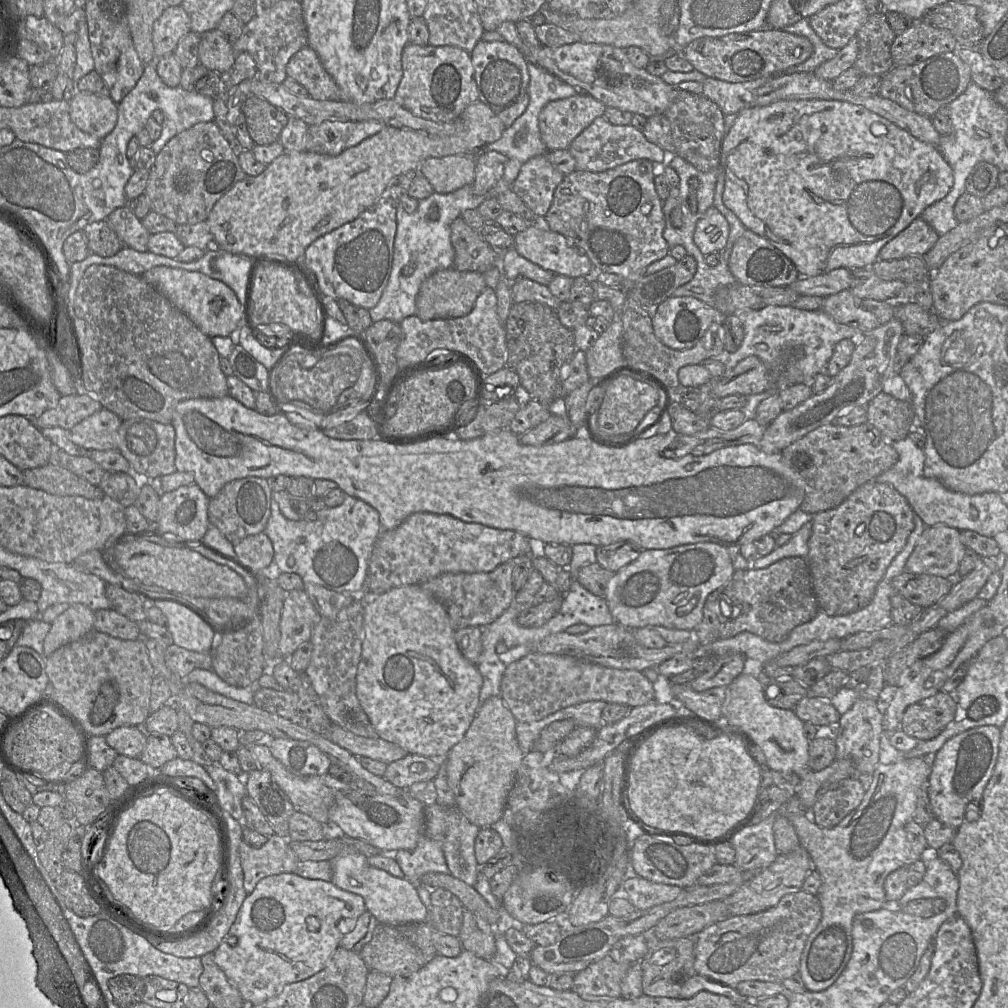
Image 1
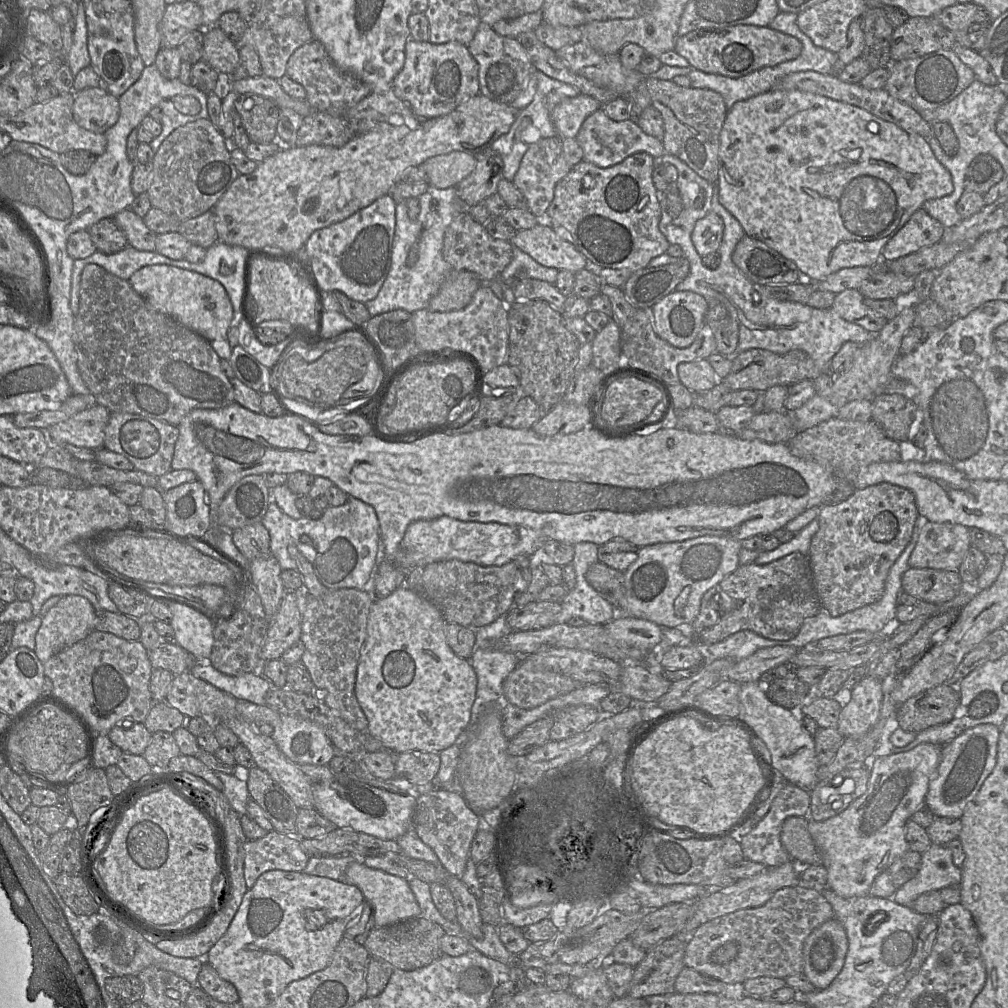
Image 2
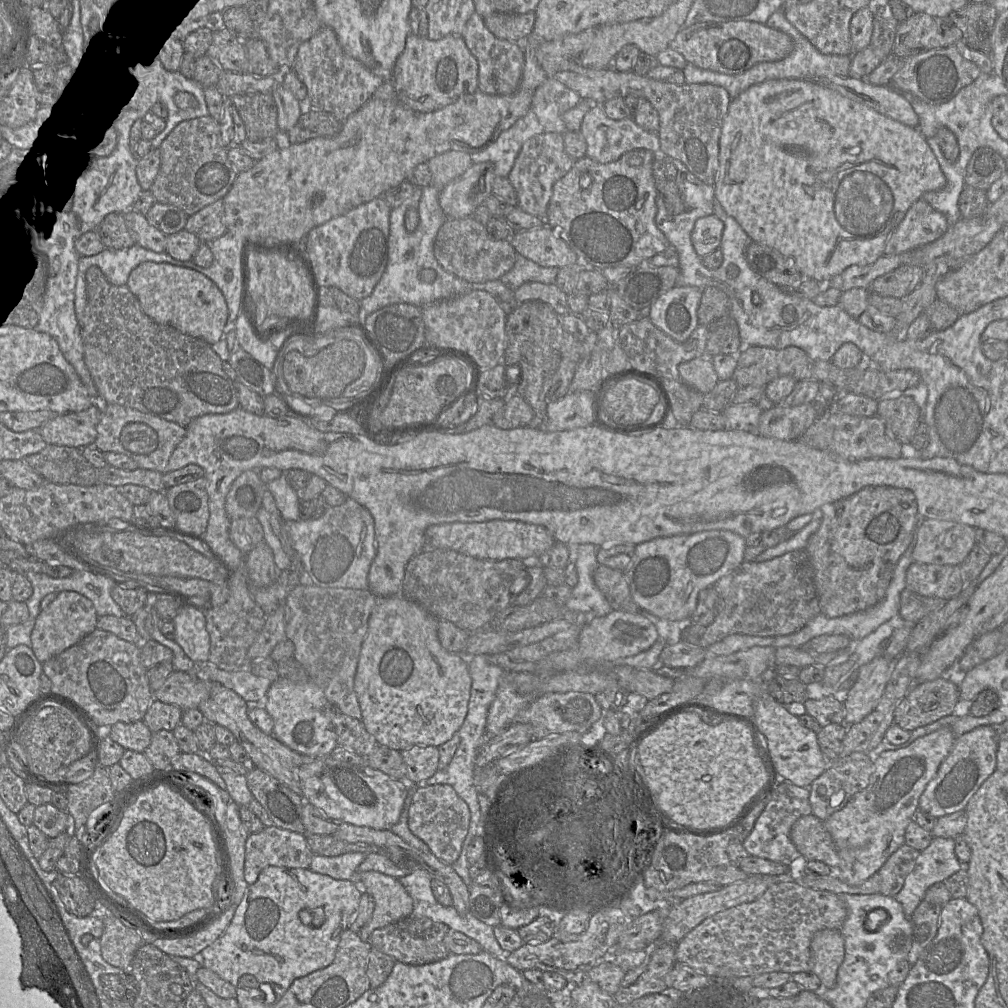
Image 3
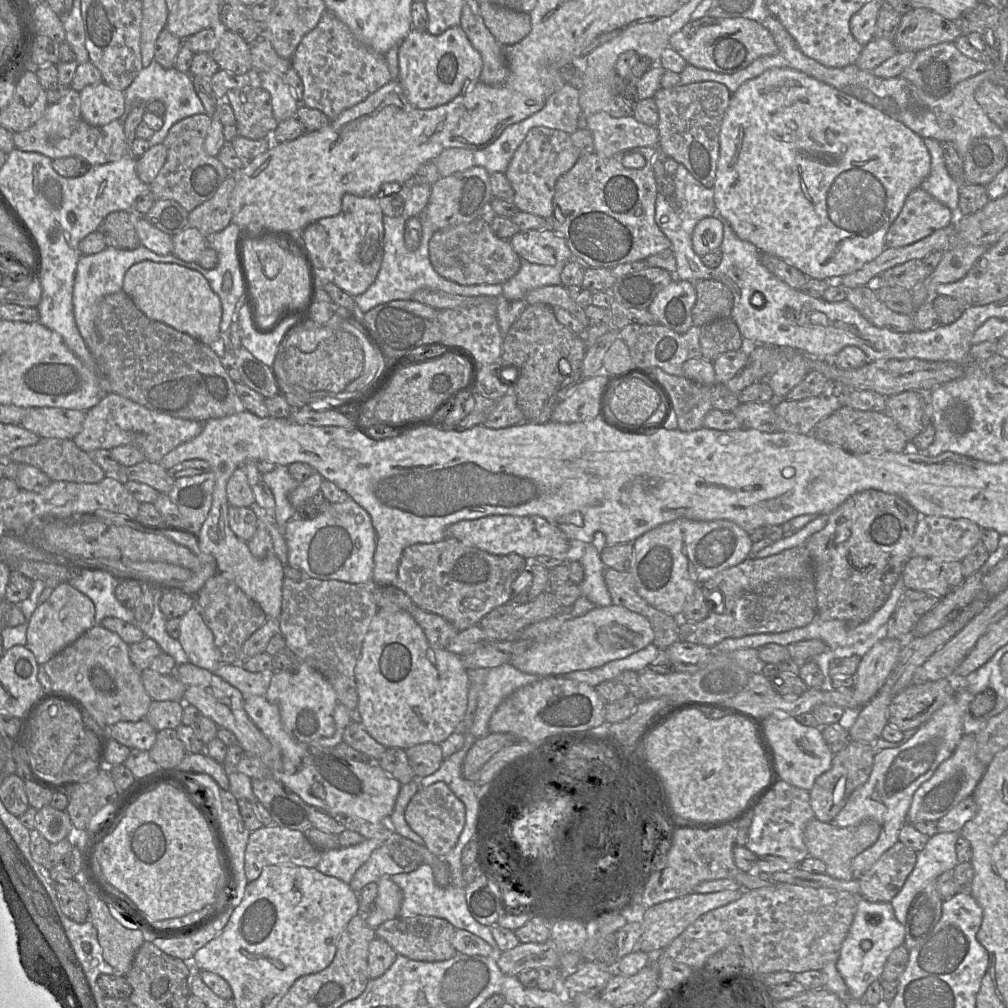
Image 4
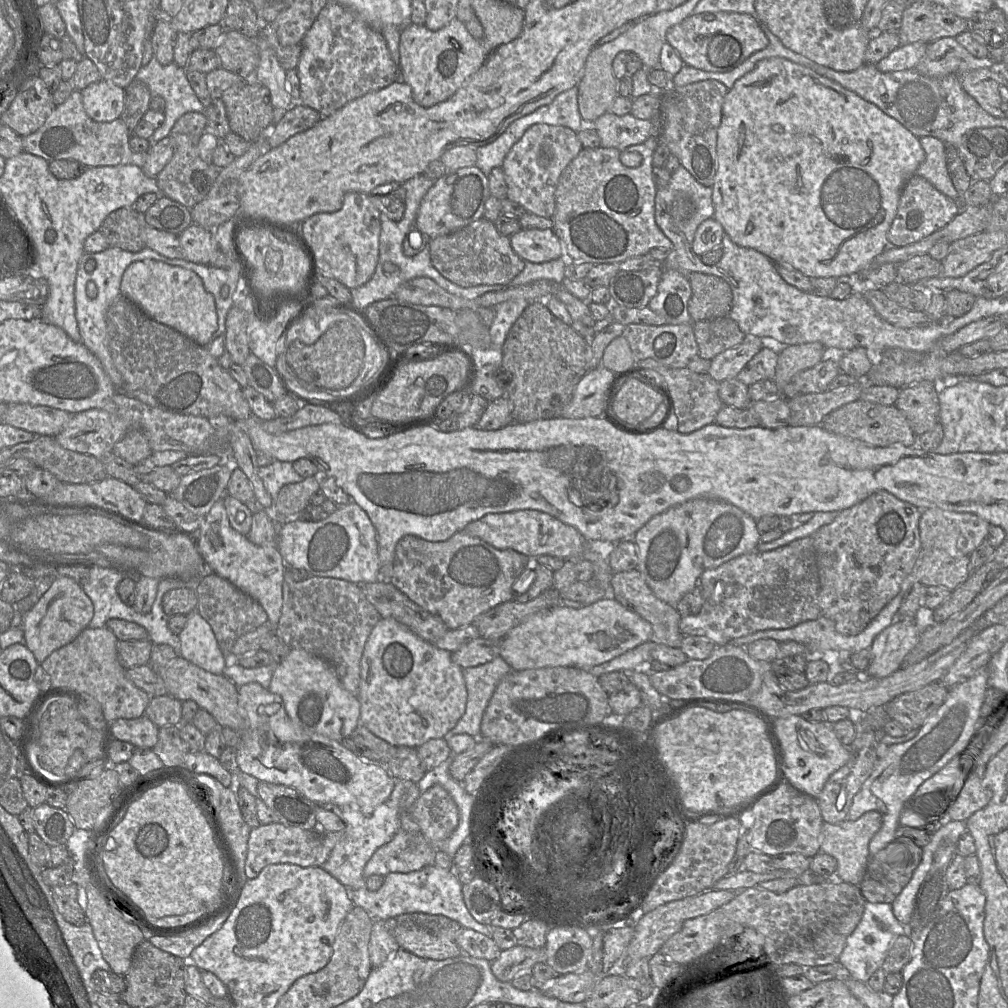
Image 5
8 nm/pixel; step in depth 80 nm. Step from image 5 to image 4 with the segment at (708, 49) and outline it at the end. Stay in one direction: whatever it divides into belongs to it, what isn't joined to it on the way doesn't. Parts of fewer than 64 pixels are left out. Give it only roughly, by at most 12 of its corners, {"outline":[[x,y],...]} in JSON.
{"outline":[[747,18],[690,20],[669,46],[687,65],[734,74],[778,52]]}

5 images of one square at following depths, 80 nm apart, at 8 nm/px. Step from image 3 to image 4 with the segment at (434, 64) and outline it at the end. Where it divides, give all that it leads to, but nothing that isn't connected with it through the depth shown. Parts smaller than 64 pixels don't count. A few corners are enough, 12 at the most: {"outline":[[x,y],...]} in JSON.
{"outline":[[460,26],[412,28],[398,46],[408,102],[430,109],[480,81]]}

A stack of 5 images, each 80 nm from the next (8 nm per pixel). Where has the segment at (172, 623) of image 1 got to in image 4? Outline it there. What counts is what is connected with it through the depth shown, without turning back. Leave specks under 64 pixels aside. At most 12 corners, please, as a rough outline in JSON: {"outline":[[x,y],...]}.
{"outline":[[197,604],[179,618],[178,640],[193,665],[220,664]]}

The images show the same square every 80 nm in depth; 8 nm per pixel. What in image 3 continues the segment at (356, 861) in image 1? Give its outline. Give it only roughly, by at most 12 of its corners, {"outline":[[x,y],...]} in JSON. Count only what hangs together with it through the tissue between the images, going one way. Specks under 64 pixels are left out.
{"outline":[[377,871],[353,882],[374,899],[371,919],[358,932],[411,915],[413,900],[397,878]]}

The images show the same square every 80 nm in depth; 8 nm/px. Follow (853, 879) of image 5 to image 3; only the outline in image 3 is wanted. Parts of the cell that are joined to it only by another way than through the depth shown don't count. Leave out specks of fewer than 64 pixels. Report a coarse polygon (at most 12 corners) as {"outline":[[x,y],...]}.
{"outline":[[800,817],[790,838],[805,860],[838,865],[824,821]]}

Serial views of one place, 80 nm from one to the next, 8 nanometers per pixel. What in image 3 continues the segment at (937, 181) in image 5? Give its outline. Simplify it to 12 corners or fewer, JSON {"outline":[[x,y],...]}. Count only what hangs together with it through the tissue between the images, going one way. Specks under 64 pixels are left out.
{"outline":[[934,137],[927,144],[946,177],[942,190],[921,198],[946,217],[949,226],[962,218],[958,203],[966,186],[958,165],[949,162]]}

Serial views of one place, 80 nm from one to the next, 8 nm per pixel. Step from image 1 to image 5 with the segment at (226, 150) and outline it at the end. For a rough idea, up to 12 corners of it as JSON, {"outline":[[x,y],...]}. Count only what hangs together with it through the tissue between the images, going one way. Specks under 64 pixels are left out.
{"outline":[[204,112],[169,135],[174,154],[156,177],[162,195],[189,209],[219,173],[199,156]]}

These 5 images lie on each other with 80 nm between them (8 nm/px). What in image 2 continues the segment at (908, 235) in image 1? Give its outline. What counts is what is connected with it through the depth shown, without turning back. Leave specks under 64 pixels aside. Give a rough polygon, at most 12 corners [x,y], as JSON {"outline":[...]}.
{"outline":[[921,207],[887,242],[890,262],[940,241],[945,228]]}

